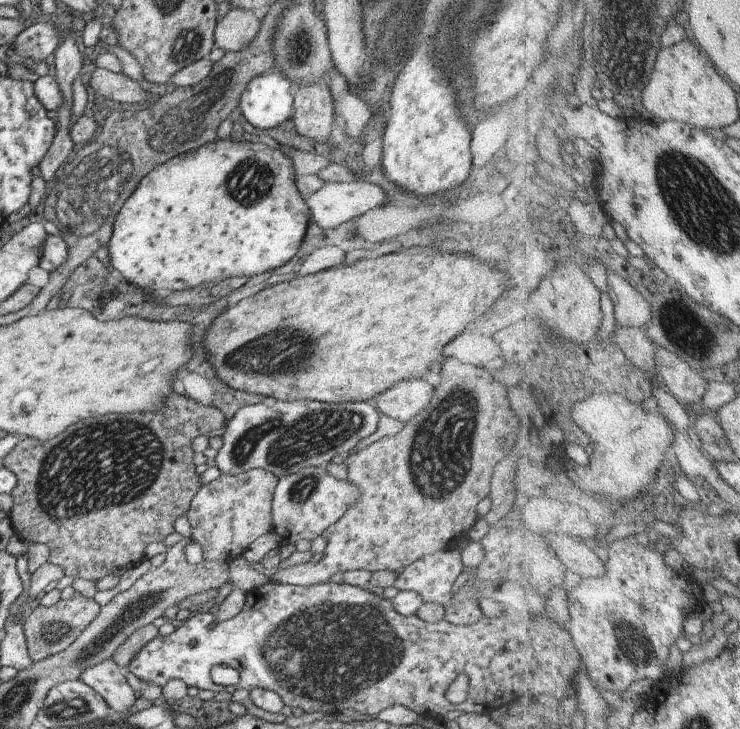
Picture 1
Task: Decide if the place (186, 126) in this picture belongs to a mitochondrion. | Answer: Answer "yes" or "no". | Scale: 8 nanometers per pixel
yes

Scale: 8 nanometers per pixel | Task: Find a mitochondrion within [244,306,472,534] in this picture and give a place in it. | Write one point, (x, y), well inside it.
(304, 486)

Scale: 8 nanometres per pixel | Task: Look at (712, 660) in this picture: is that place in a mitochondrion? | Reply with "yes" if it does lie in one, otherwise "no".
no

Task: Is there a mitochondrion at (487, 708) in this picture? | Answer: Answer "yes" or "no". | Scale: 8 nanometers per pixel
no

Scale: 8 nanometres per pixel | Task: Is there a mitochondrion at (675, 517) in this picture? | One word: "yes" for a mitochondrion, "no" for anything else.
no

